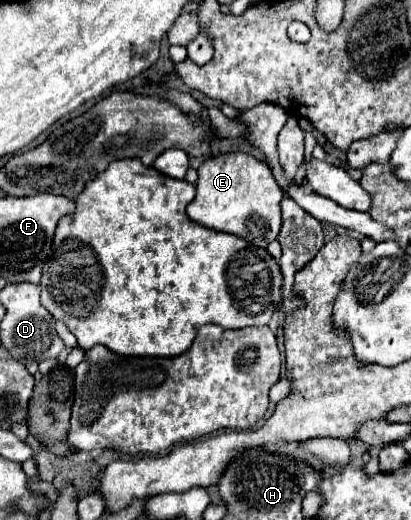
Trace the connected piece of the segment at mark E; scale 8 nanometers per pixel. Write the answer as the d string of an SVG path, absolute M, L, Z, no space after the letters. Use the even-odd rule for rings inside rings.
M242 151L210 157L198 167L196 189L198 193L188 205L192 221L214 231L238 235L256 247L268 247L278 237L282 189L264 161Z

